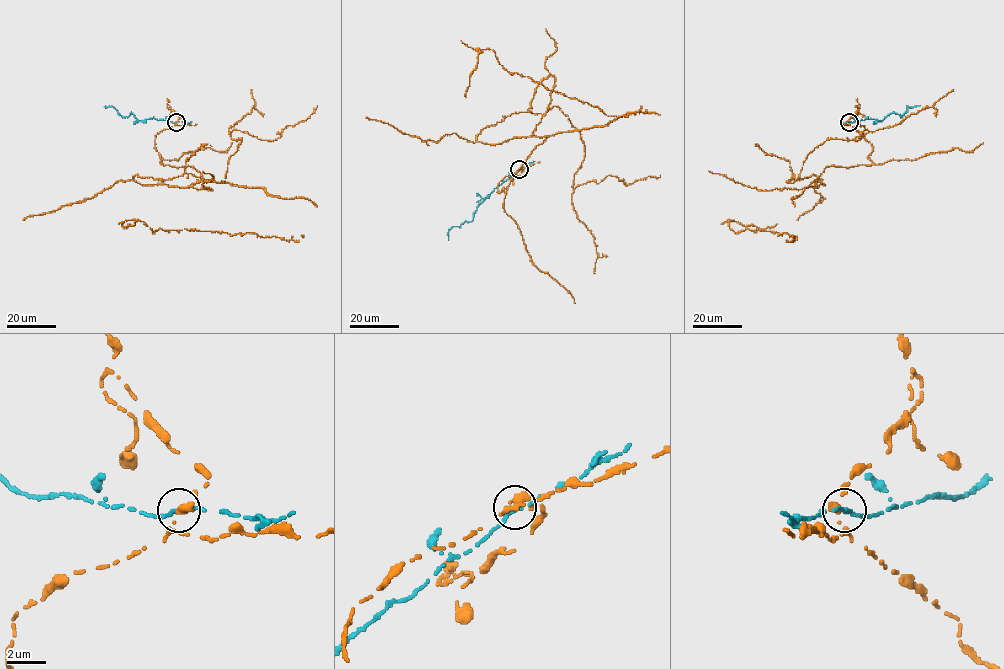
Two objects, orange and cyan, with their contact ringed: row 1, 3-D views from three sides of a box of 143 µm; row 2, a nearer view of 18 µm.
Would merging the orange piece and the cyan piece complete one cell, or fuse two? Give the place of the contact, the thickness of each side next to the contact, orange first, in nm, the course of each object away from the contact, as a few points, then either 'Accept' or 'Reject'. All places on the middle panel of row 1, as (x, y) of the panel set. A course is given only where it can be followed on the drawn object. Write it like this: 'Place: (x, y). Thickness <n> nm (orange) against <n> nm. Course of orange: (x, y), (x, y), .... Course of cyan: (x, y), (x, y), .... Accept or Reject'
Place: (519, 169). Thickness 440 nm (orange) against 220 nm. Course of orange: (519, 169), (497, 192), (545, 136), (476, 136), (556, 105), (583, 142), (573, 188), (660, 175). Course of cyan: (519, 169), (482, 202), (471, 221), (465, 221), (460, 227), (452, 227), (448, 231), (449, 240). Reject

